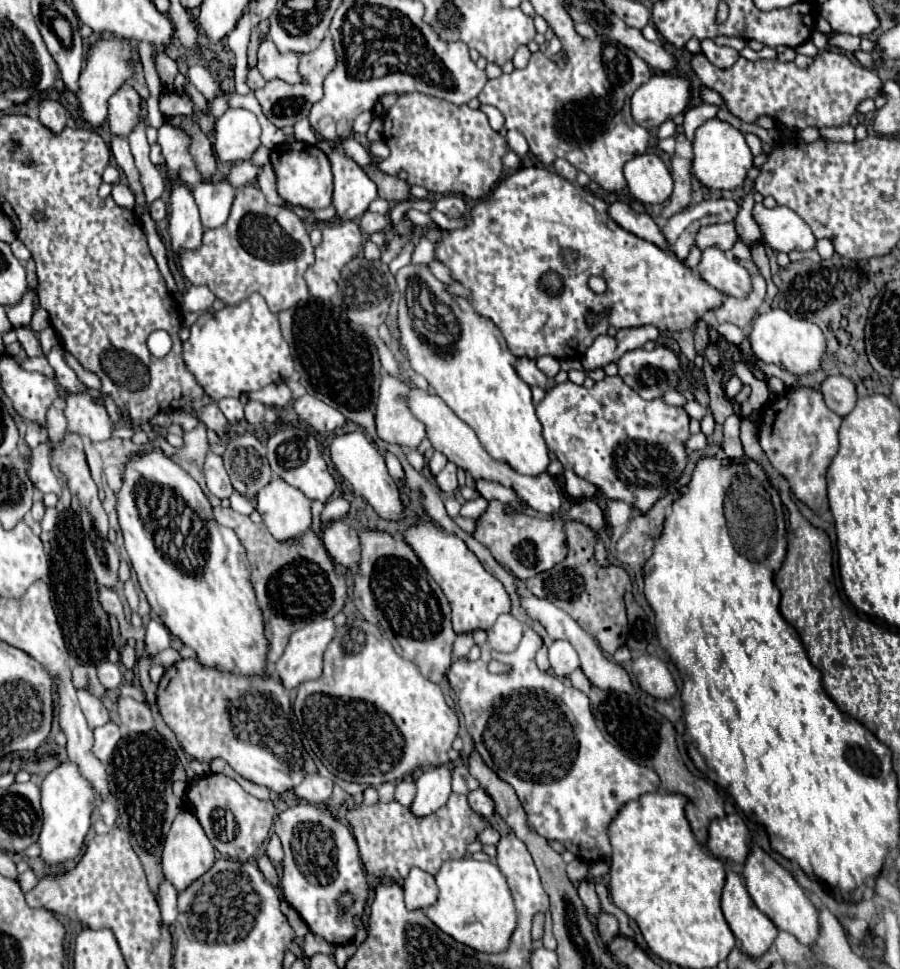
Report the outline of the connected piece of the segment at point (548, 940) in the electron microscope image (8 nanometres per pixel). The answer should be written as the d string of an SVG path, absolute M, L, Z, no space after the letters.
M549 912L545 914L545 934L543 934L543 946L545 946L547 950L555 950L555 946L557 946L557 942L555 942L555 938L553 938L553 932L551 932L551 914L549 914Z

